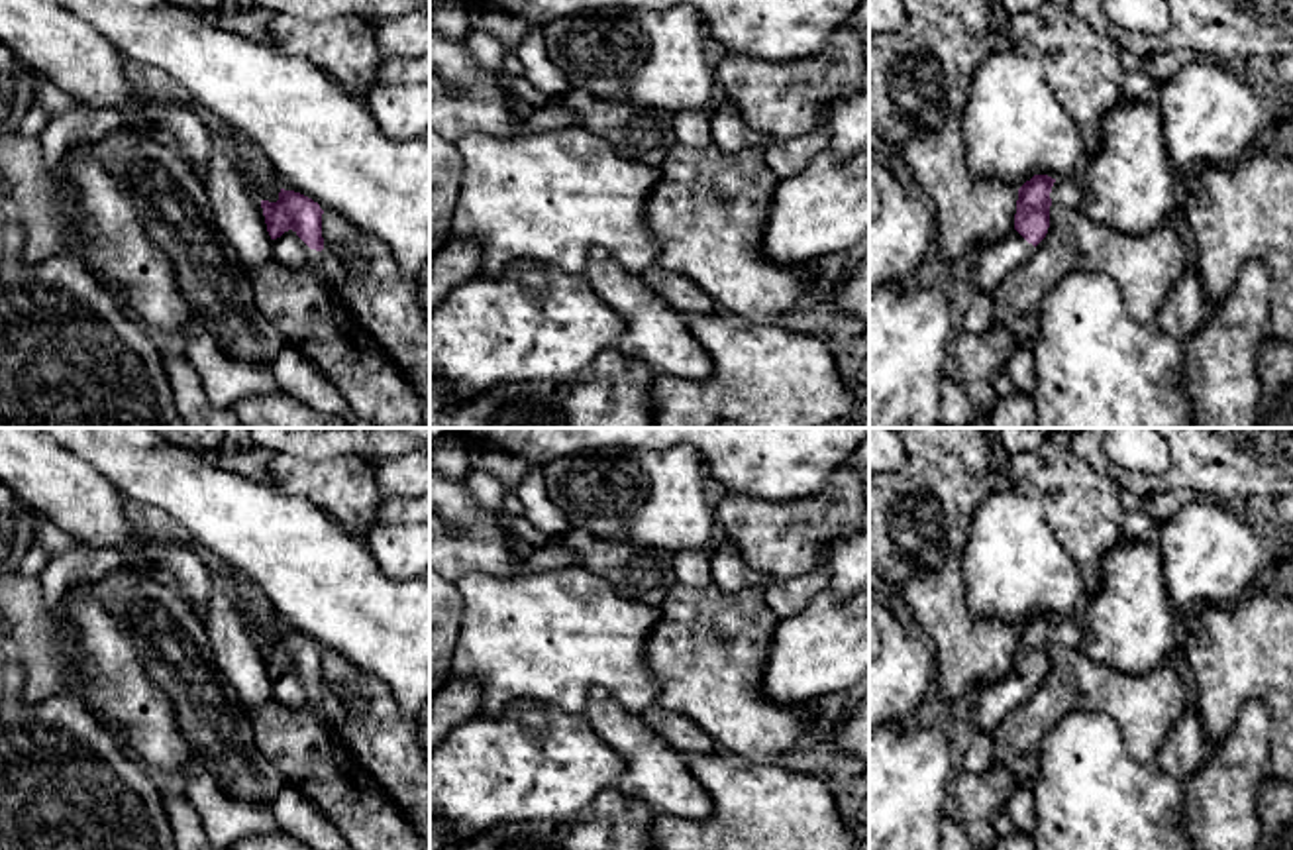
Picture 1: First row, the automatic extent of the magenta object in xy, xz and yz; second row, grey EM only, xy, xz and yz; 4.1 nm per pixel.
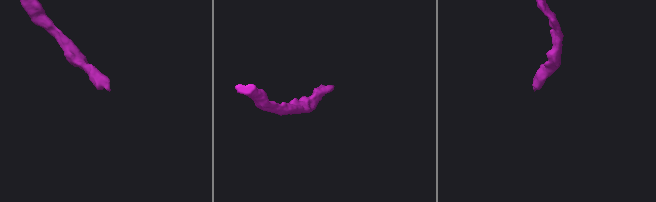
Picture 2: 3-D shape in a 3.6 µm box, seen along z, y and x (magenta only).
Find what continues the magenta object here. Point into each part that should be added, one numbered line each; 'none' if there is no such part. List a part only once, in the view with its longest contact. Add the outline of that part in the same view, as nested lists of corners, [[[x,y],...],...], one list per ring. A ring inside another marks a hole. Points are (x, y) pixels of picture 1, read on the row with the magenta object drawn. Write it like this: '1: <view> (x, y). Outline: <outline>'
1: xy (289, 250). Outline: [[[292,230],[273,239],[273,259],[290,271],[310,271],[336,289],[345,283],[343,263],[330,251],[310,249]]]

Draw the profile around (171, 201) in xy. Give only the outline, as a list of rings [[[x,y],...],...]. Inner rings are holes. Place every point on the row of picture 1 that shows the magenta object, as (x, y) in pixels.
[[[141,126],[77,139],[69,153],[98,161],[129,196],[147,239],[161,249],[196,316],[226,336],[230,359],[271,365],[286,345],[253,296],[235,247],[220,228],[206,183],[169,141]]]

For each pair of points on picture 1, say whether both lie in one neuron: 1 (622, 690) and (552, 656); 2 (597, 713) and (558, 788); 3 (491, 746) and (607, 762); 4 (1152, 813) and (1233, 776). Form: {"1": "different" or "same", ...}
{"1": "same", "2": "different", "3": "same", "4": "different"}

